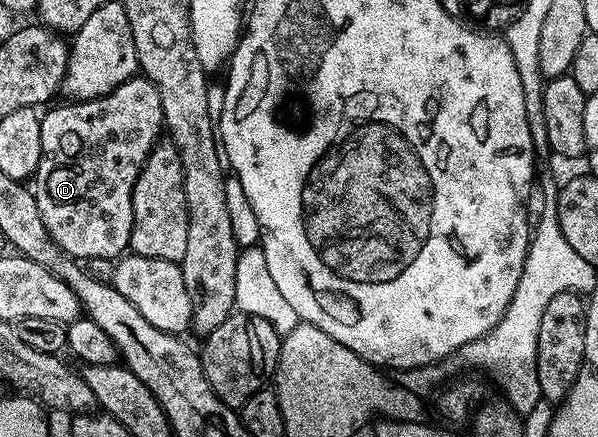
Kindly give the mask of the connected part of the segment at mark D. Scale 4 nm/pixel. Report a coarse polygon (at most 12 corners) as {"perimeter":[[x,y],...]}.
{"perimeter":[[135,75],[47,108],[32,192],[67,256],[123,256],[164,129]]}

